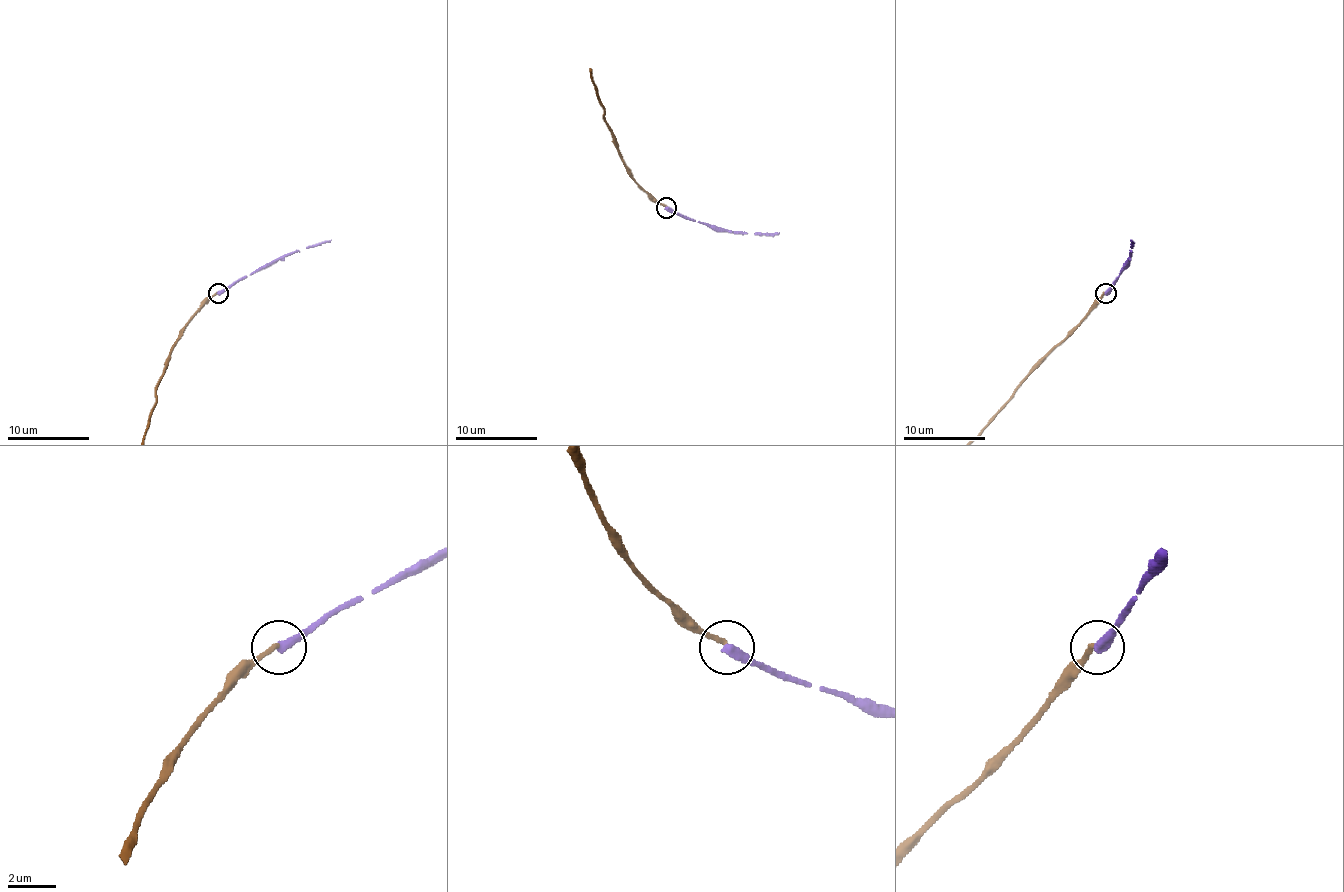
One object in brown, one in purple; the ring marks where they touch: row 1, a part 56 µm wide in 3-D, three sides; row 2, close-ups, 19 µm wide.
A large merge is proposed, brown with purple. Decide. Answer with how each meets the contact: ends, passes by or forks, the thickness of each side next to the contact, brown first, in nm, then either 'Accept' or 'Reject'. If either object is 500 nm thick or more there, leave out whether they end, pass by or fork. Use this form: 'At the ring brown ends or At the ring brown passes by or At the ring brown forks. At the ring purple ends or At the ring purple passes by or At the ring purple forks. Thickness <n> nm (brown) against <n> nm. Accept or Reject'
At the ring brown ends. At the ring purple ends. Thickness 180 nm (brown) against 380 nm. Reject

